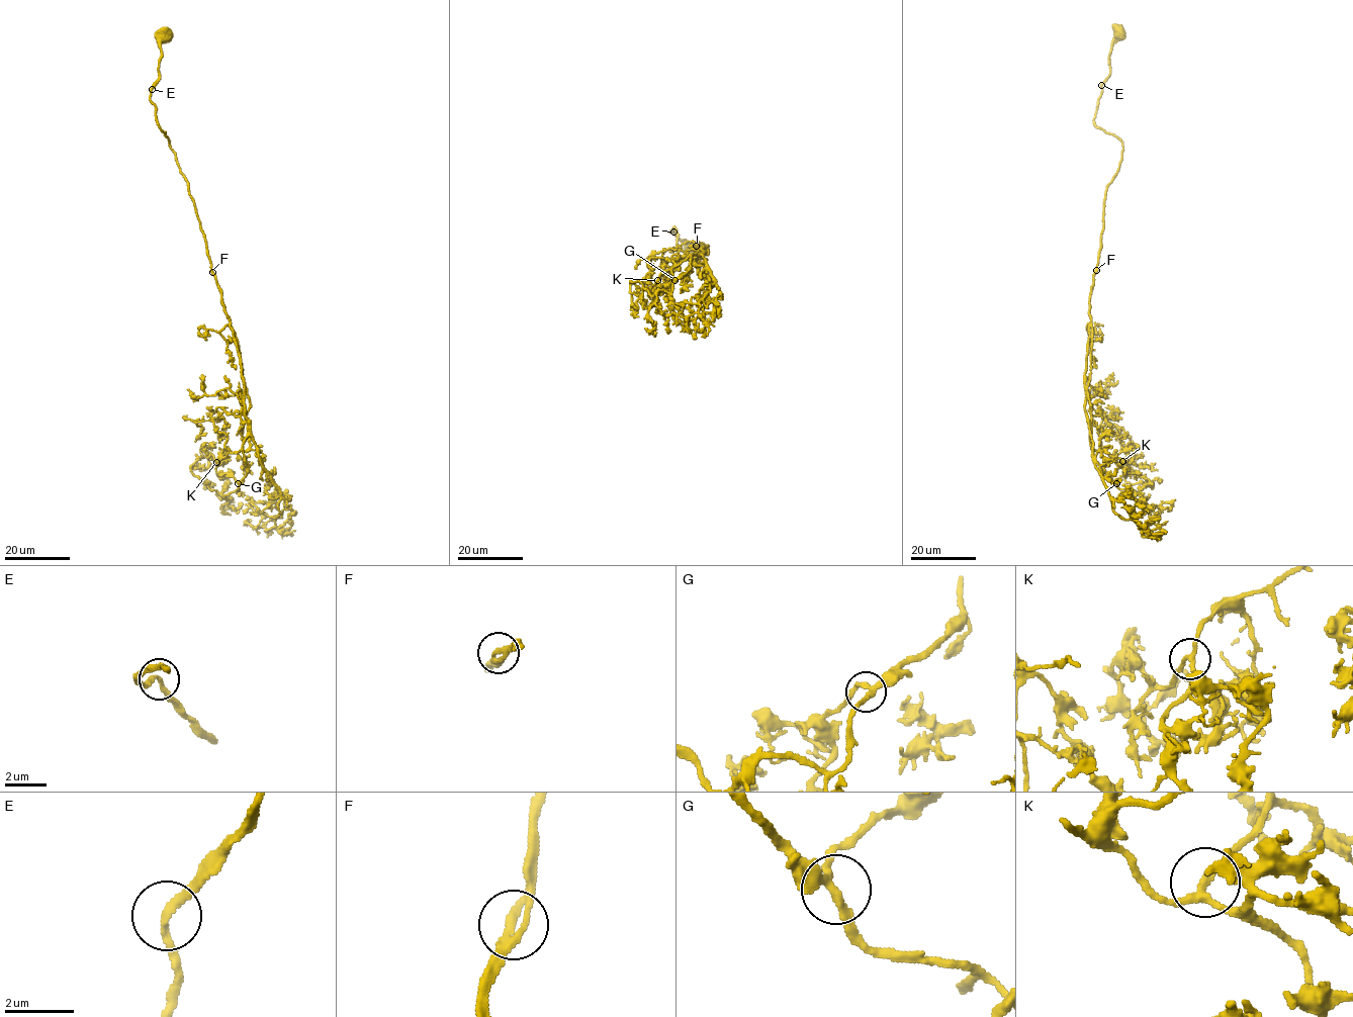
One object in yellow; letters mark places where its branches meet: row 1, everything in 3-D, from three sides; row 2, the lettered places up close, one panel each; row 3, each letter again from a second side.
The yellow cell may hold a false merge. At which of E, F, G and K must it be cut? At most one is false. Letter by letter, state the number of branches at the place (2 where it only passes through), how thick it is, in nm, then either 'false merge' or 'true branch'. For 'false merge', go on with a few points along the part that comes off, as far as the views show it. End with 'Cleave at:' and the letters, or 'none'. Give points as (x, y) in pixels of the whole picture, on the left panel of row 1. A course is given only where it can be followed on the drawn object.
E: 2 branches meet; 240 nm thick; true branch
F: 2 branches meet; 220 nm thick; true branch
G: 3 branches meet; 240 nm thick; true branch
K: 3 branches meet; 190 nm thick; true branch
Cleave at: none

